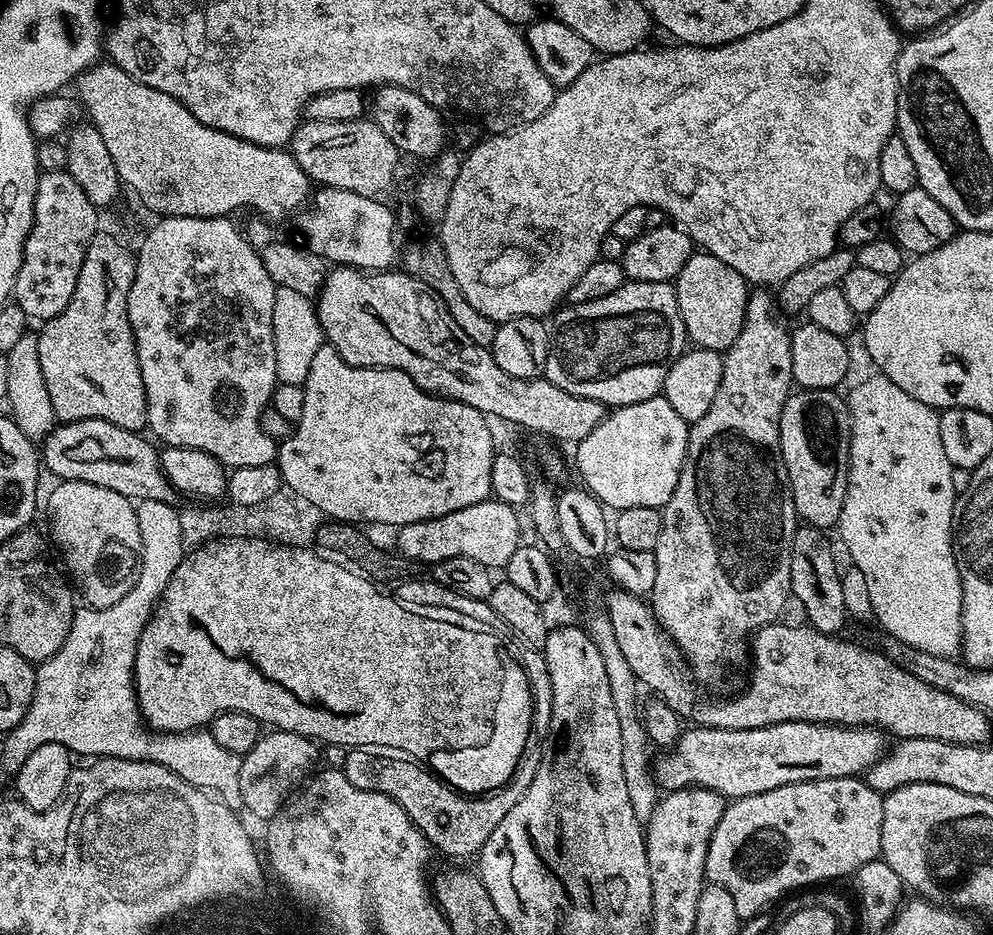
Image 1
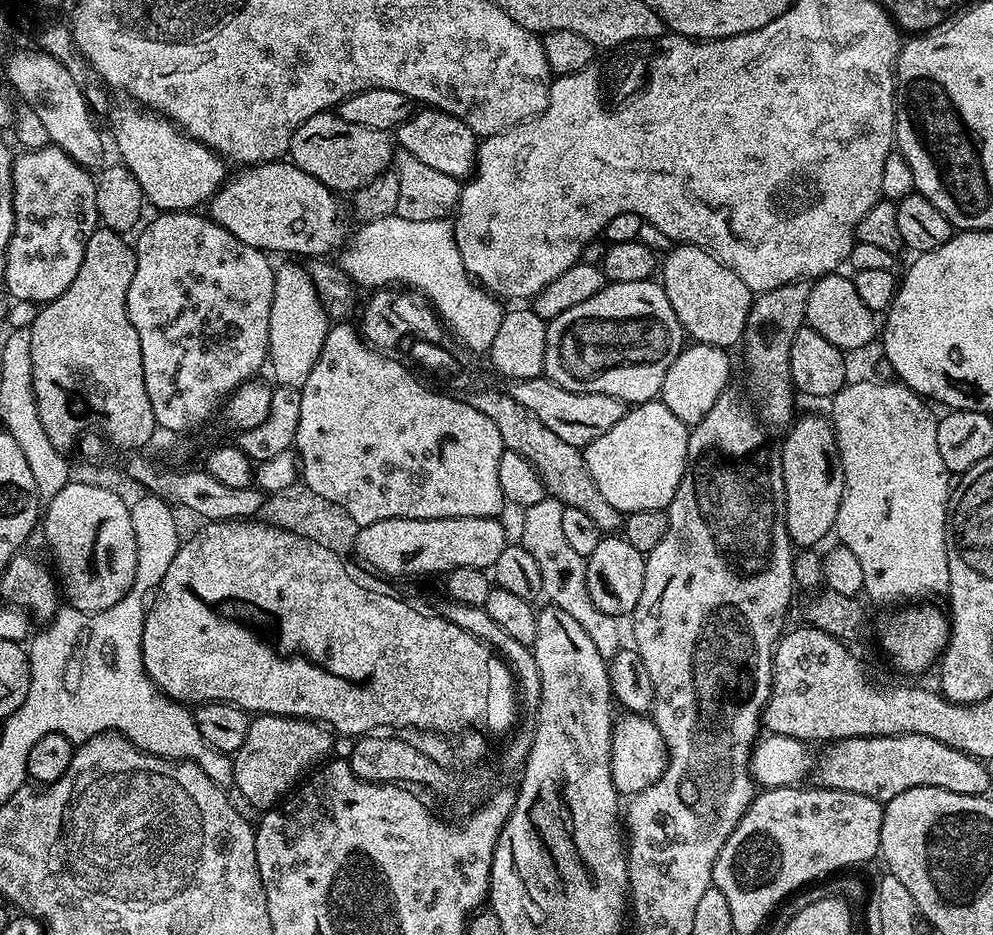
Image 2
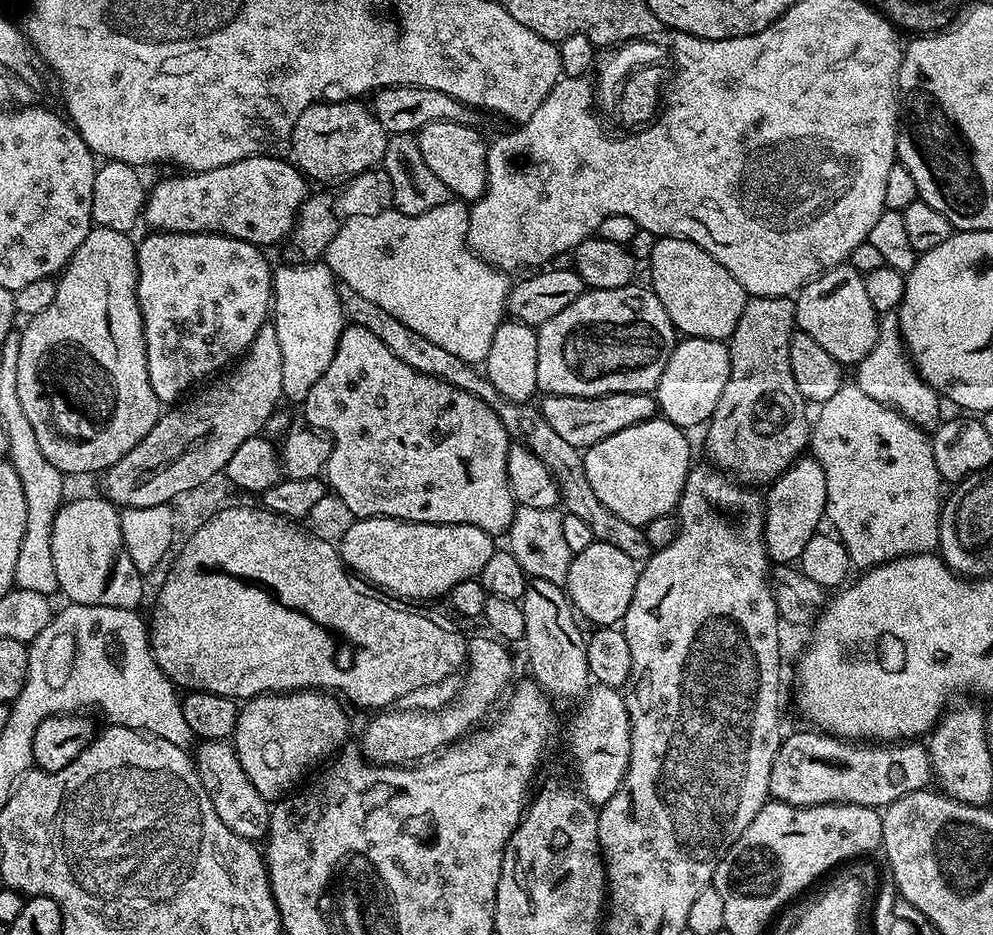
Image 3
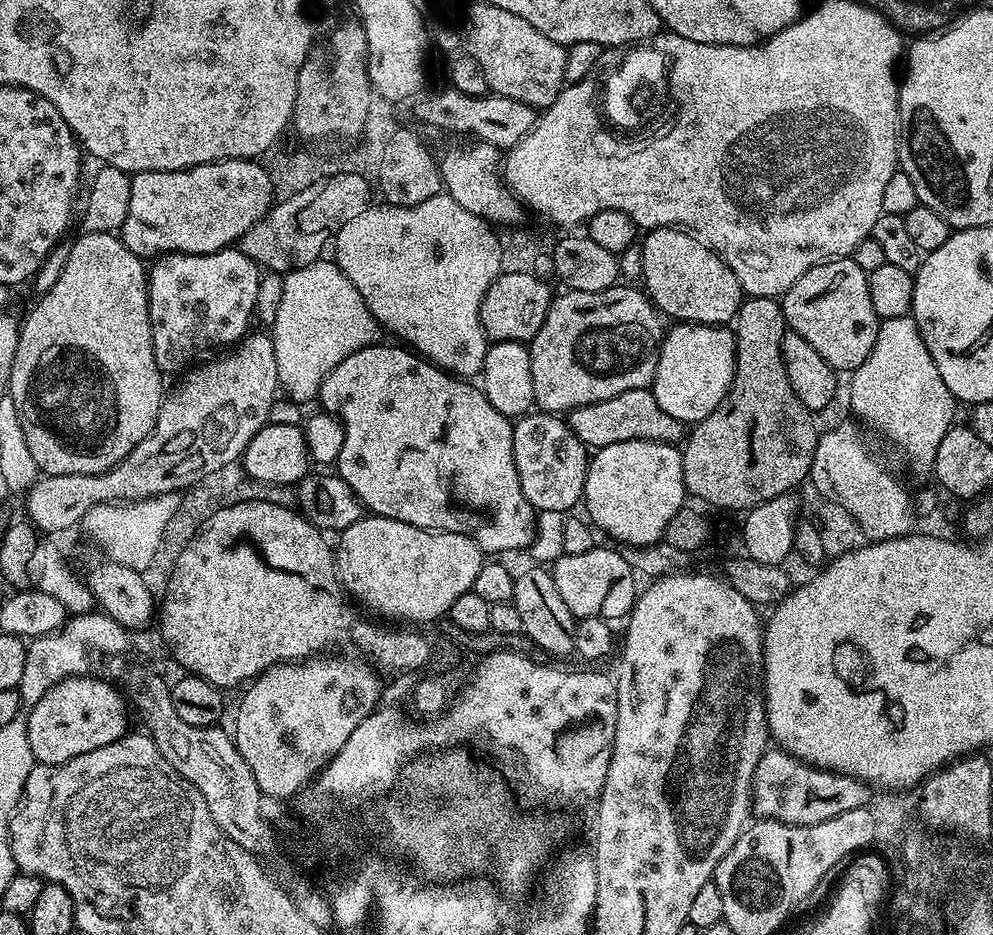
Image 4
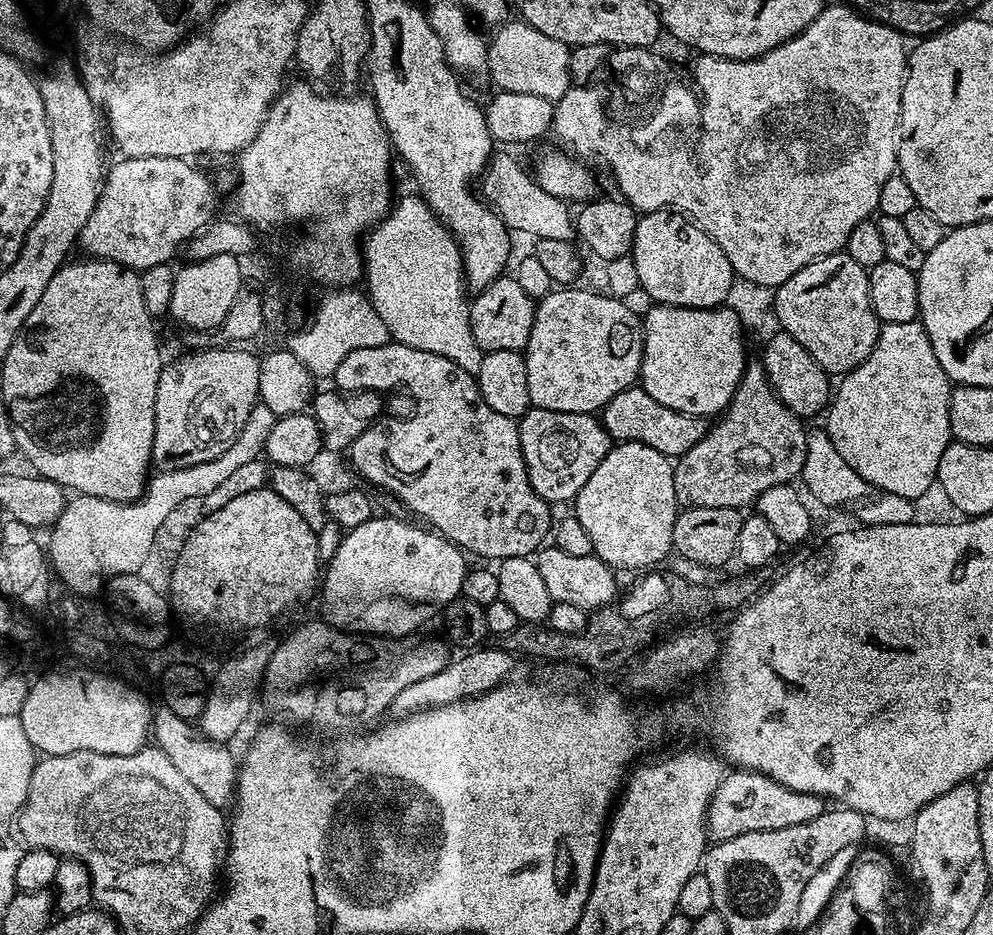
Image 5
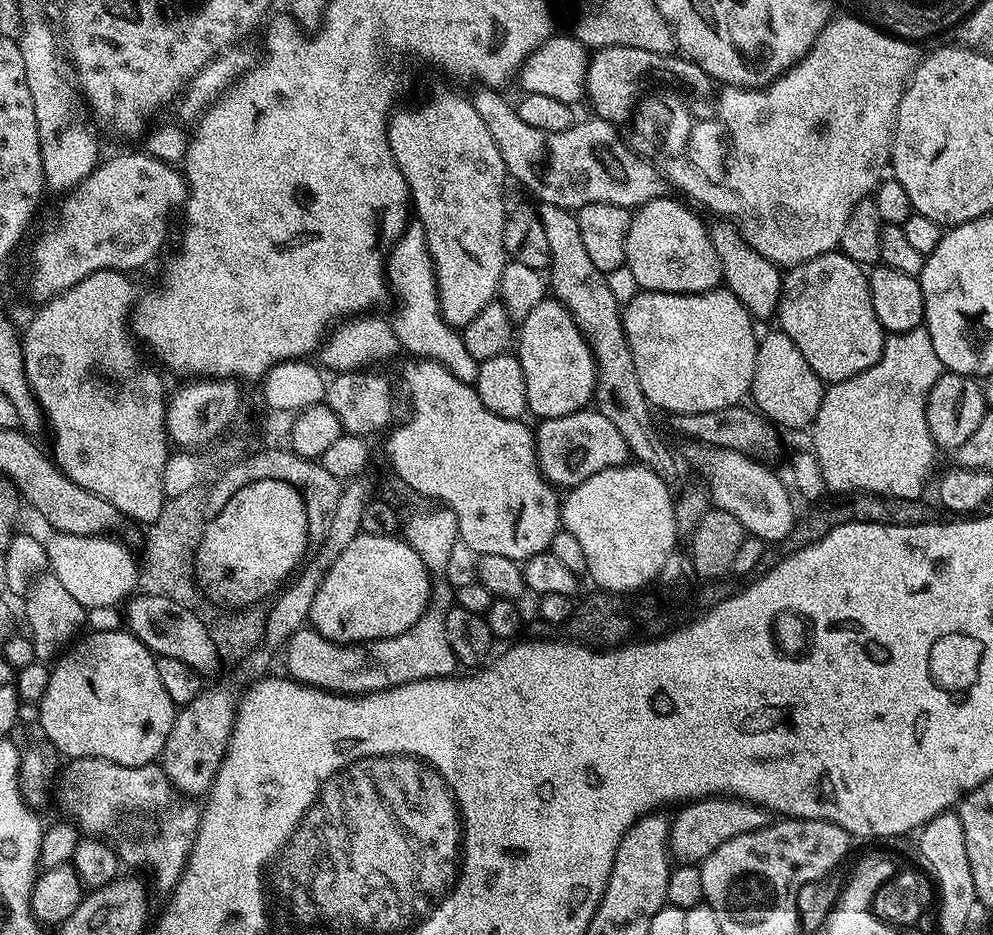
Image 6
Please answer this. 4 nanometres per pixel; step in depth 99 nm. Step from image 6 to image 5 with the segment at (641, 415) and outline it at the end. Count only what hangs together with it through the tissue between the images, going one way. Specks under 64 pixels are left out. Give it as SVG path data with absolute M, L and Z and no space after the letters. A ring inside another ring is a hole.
M500 150L493 155L488 161L488 167L484 170L482 177L482 185L484 184L484 192L482 188L482 199L485 204L493 208L497 214L506 222L510 222L511 227L517 233L525 232L528 236L536 236L537 241L542 240L567 240L571 241L574 236L574 216L570 211L569 205L565 201L554 198L554 194L546 194L546 190L542 190L542 186L538 186L535 175L531 171L528 172L511 156L511 151Z

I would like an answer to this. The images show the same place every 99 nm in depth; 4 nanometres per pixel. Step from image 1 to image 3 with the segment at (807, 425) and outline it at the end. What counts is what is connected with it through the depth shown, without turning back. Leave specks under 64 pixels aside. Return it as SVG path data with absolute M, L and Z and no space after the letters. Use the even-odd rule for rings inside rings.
M805 454L778 479L773 480L767 492L764 500L764 545L768 548L768 559L776 566L795 565L802 550L806 550L806 542L810 542L810 538L821 531L820 519L823 521L826 516L826 474L822 474L822 466L818 461Z

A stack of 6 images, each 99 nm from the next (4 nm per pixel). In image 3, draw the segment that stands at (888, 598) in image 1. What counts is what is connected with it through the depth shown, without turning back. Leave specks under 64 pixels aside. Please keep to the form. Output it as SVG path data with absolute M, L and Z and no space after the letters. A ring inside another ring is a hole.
M845 383L838 394L826 398L826 402L815 409L814 419L810 424L810 452L822 466L822 474L826 474L826 516L836 529L835 535L846 546L848 557L852 559L857 569L867 570L884 564L887 560L894 560L897 556L910 556L913 552L932 552L940 542L940 510L942 507L942 496L936 491L942 487L942 481L938 470L934 466L934 450L929 433L918 425L913 424L903 416L897 409L870 398L865 391L857 388L855 383Z

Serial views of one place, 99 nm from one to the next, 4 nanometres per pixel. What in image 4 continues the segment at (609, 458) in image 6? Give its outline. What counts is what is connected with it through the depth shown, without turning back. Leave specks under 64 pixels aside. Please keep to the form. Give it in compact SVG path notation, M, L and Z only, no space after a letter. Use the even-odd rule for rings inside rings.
M533 410L526 416L521 416L512 425L512 437L514 438L514 466L518 470L518 482L522 482L522 494L526 494L526 502L536 509L537 513L542 511L560 511L568 514L572 508L581 503L584 495L584 483L588 473L588 461L590 459L589 449L584 443L568 429L565 419L550 412Z

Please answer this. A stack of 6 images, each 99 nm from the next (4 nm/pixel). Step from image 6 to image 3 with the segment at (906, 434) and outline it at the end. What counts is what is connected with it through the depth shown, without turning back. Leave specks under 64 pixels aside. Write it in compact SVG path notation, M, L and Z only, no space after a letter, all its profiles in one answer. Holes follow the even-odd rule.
M883 313L879 321L879 340L870 354L855 367L854 382L857 388L865 391L870 398L897 409L913 424L925 430L933 429L941 419L941 397L921 379L919 372L913 367L911 357L901 338L899 315Z

